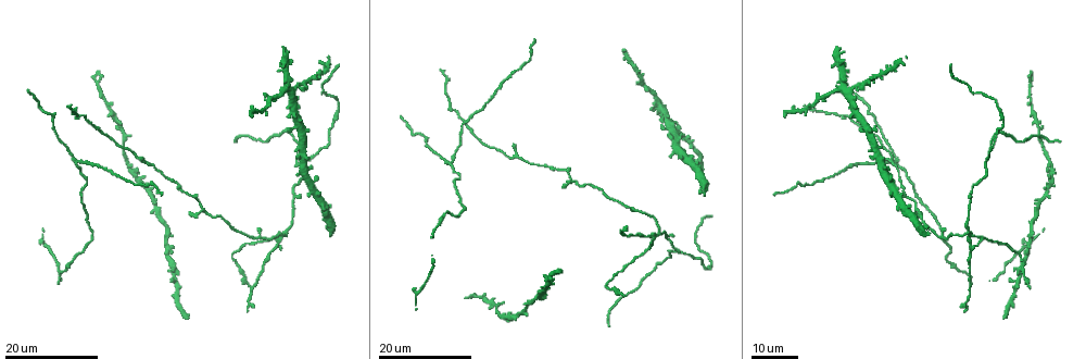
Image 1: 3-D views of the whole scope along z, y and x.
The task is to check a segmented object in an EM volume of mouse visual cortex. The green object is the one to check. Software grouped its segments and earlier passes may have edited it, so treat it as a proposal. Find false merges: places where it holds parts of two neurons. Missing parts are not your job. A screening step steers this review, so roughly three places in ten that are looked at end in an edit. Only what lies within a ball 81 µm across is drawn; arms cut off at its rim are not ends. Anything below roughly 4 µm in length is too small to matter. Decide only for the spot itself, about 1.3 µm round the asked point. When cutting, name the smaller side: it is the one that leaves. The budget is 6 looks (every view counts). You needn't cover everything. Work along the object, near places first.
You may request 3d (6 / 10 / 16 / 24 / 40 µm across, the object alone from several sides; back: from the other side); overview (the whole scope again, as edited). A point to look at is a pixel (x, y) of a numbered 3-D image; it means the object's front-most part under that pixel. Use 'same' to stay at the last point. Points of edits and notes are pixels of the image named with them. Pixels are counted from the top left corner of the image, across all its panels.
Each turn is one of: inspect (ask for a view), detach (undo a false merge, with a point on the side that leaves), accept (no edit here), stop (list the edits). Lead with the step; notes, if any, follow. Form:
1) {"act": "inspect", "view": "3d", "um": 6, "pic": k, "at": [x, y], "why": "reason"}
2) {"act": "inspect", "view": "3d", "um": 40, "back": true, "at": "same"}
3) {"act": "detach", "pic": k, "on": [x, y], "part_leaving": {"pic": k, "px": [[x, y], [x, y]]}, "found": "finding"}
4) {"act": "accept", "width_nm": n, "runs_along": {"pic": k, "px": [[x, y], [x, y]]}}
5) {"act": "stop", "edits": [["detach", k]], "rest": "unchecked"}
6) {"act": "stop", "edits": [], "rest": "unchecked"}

{"act": "inspect", "view": "3d", "um": 16, "pic": 1, "at": [75, 163], "why": "small branch off a trunk"}

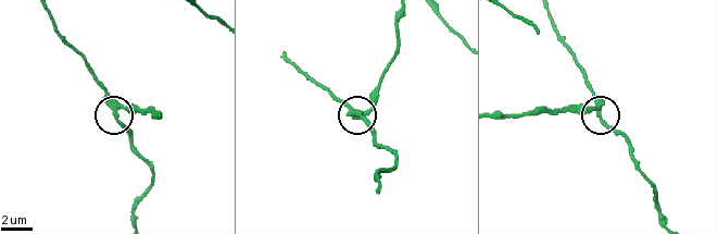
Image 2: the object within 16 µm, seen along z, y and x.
{"act": "inspect", "view": "3d", "um": 10, "pic": 2, "at": [115, 113], "why": "zoom in"}

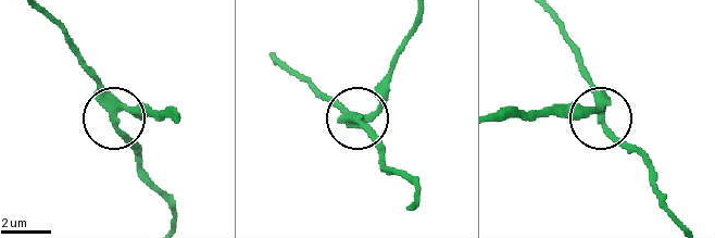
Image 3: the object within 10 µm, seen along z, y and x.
{"act": "detach", "pic": 3, "on": [132, 113], "side_arm_um": 24, "part_leaving": {"pic": 3, "px": [[120, 105], [173, 118]]}, "found": "a second neuron is stuck on"}

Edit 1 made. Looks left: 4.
{"act": "inspect", "view": "overview", "why": "redraw"}

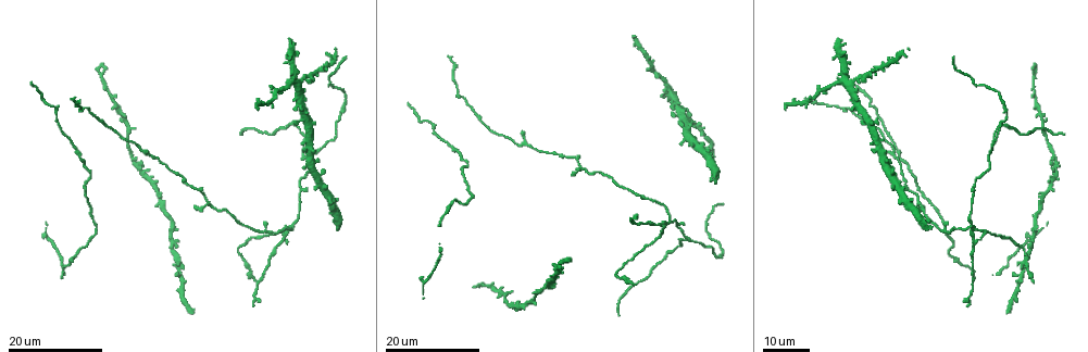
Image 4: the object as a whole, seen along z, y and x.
{"act": "inspect", "view": "3d", "um": 16, "pic": 4, "at": [673, 99]}

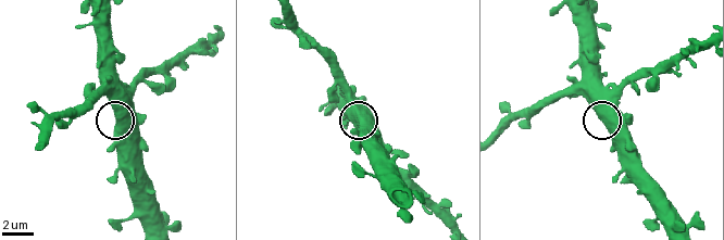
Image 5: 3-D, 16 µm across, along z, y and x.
{"act": "inspect", "view": "3d", "um": 10, "pic": 5, "at": [118, 111], "why": "zoom in"}

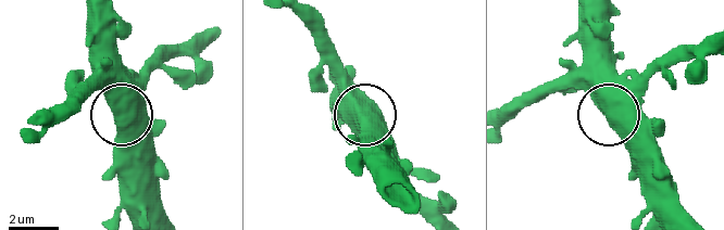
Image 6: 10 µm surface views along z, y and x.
{"act": "accept", "found": "continuous, no second neuron"}

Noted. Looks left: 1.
{"act": "stop", "edits": [["detach", 3]], "rest": "unchecked"}

